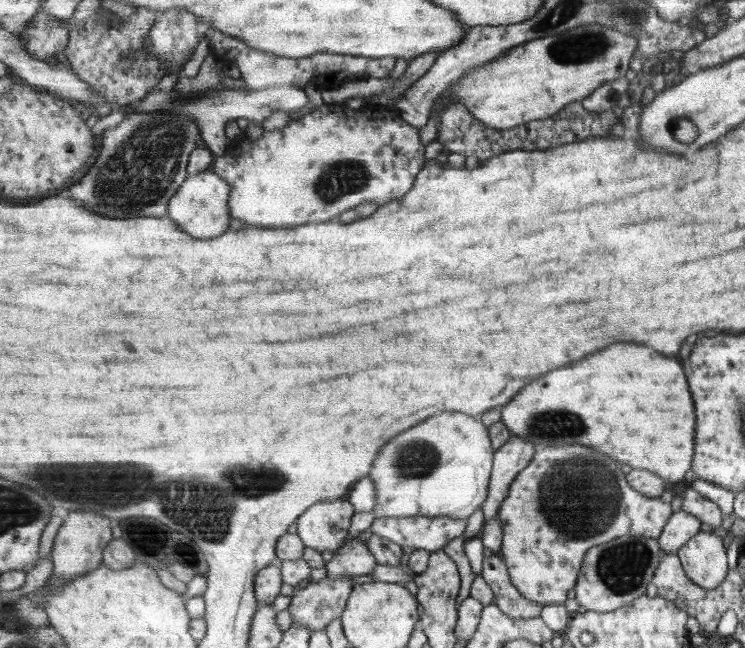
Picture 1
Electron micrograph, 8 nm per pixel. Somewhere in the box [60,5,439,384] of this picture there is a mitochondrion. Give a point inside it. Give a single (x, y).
(156, 149)

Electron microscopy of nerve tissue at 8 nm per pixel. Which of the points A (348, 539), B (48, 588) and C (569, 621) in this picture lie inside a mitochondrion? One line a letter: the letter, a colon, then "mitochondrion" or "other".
A: other
B: other
C: other

